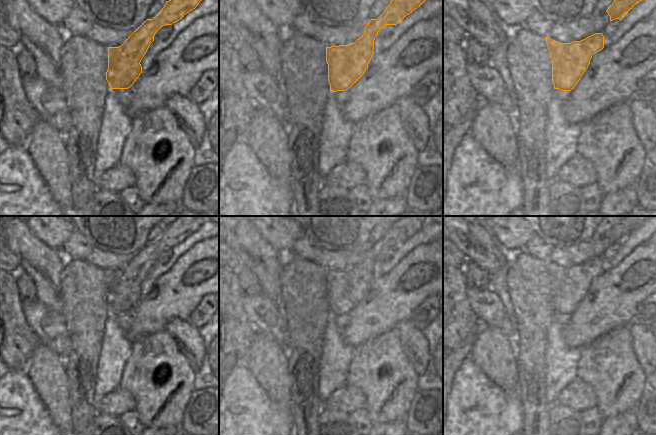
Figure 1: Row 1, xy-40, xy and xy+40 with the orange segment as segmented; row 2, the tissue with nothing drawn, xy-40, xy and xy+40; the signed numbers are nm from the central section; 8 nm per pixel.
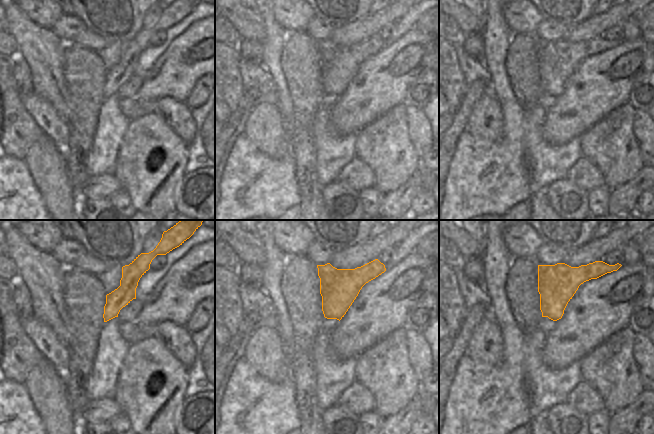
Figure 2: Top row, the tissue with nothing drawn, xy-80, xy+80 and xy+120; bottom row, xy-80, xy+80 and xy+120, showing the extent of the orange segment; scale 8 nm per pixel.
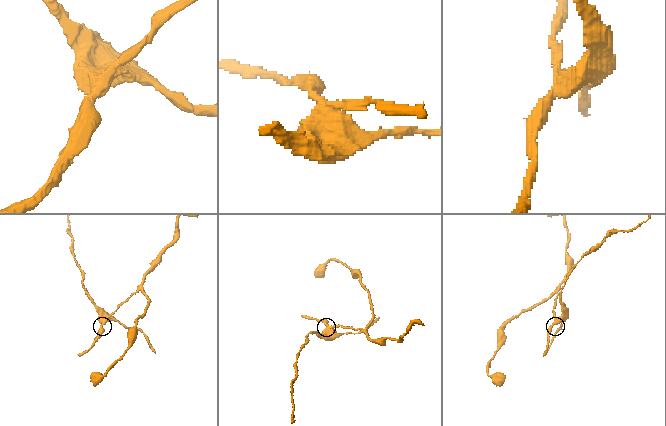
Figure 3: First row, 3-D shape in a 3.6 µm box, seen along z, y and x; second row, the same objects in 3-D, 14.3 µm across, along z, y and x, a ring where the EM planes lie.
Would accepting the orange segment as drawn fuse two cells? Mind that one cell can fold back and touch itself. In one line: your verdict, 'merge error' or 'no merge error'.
merge error

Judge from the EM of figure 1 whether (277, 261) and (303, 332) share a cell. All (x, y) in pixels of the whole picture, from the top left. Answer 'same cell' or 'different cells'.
different cells

